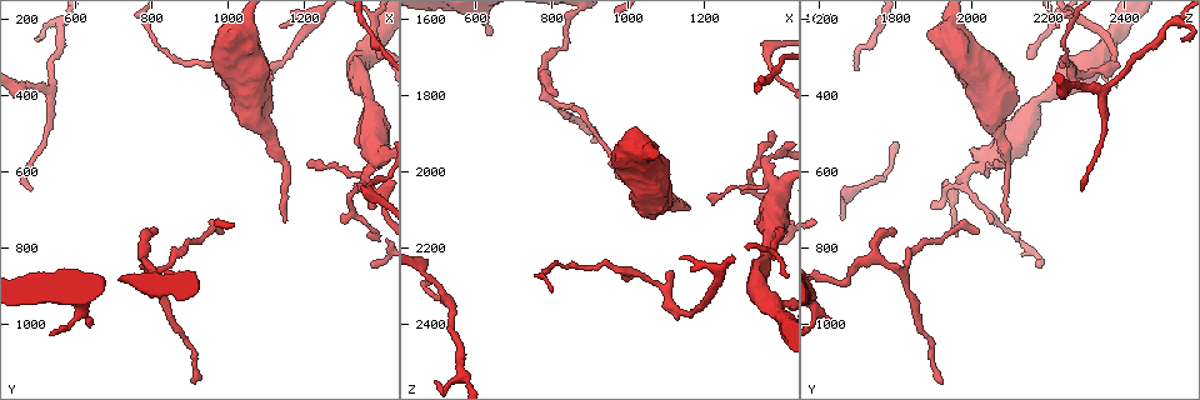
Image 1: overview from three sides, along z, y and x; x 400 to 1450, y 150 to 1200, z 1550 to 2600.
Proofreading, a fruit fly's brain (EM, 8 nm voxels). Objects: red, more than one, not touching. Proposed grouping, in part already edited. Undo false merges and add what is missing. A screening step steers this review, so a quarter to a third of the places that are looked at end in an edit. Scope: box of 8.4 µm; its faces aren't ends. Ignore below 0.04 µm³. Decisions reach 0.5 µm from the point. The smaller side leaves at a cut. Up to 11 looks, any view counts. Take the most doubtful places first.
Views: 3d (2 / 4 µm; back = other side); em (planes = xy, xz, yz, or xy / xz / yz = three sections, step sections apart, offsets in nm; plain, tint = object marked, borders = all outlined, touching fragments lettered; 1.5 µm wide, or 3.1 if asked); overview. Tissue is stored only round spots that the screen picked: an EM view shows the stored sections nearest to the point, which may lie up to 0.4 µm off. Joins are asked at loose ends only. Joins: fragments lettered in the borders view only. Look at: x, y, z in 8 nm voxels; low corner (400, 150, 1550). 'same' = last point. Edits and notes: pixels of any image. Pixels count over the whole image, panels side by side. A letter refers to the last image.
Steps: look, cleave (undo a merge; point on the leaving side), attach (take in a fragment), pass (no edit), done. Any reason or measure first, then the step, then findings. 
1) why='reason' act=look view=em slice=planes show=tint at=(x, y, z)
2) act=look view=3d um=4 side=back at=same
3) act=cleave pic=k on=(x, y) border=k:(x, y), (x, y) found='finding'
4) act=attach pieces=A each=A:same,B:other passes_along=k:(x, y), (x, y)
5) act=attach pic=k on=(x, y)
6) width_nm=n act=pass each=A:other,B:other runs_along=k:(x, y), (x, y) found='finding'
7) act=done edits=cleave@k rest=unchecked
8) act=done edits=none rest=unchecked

why='free end' act=look view=em slice=planes show=borders at=(635, 1010, 1630)

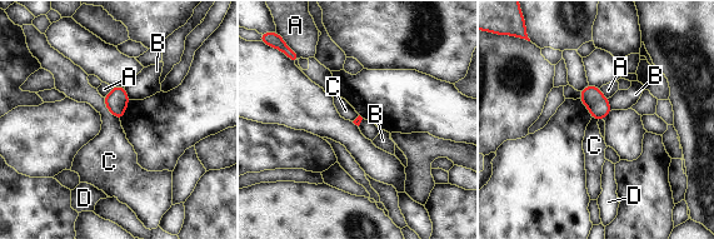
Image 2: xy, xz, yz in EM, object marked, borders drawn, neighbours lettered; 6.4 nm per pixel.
act=pass each=A:other,B:other,C:other,D:other found='no lettered fragment goes on from it'

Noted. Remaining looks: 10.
why='end of a long branch' act=look view=em slice=planes show=plain at=(1150, 730, 2085)

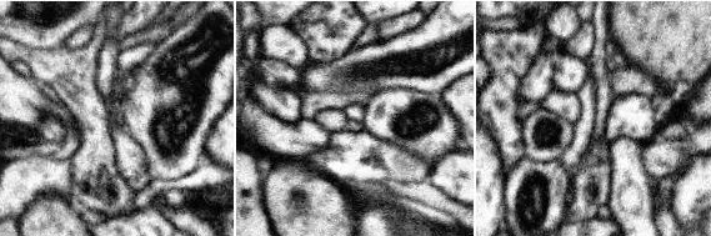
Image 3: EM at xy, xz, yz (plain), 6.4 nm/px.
act=look view=em slice=planes show=borders at=same

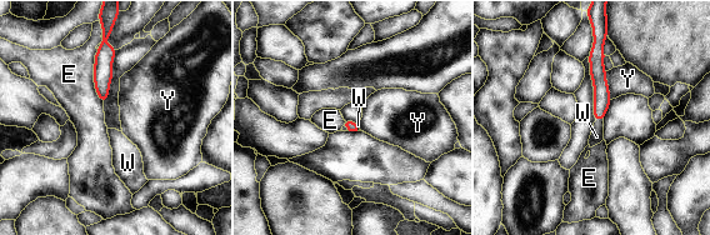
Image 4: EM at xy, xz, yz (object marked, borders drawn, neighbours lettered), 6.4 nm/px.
longest_contact=E:340nm act=attach pieces=W each=E:other,W:same,Y:other passes_along=4:(601, 95), (599, 119), (596, 136) found='it goes on there'

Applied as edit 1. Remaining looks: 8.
act=look view=3d um=2 at=(1375, 845, 2170)

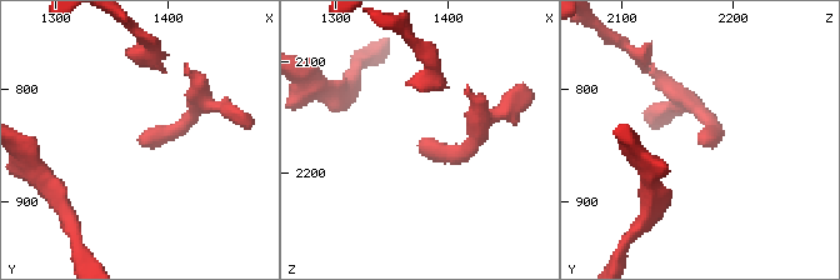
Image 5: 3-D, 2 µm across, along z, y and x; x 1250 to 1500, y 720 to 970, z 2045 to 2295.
act=look view=em slice=planes show=borders at=(1374, 848, 2170)

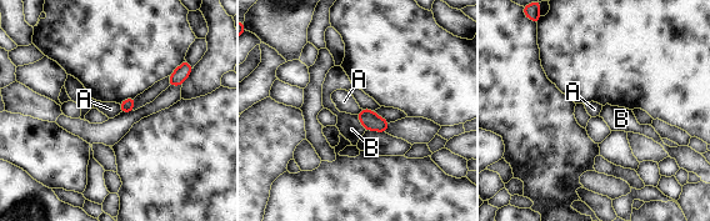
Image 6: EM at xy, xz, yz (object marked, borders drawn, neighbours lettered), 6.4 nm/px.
width_nm=90 act=pass each=A:other,B:other border=6:(118, 104), (121, 111) found='no lettered fragment goes on from it'

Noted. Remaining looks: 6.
act=done edits=attach@4 rest=unchecked

